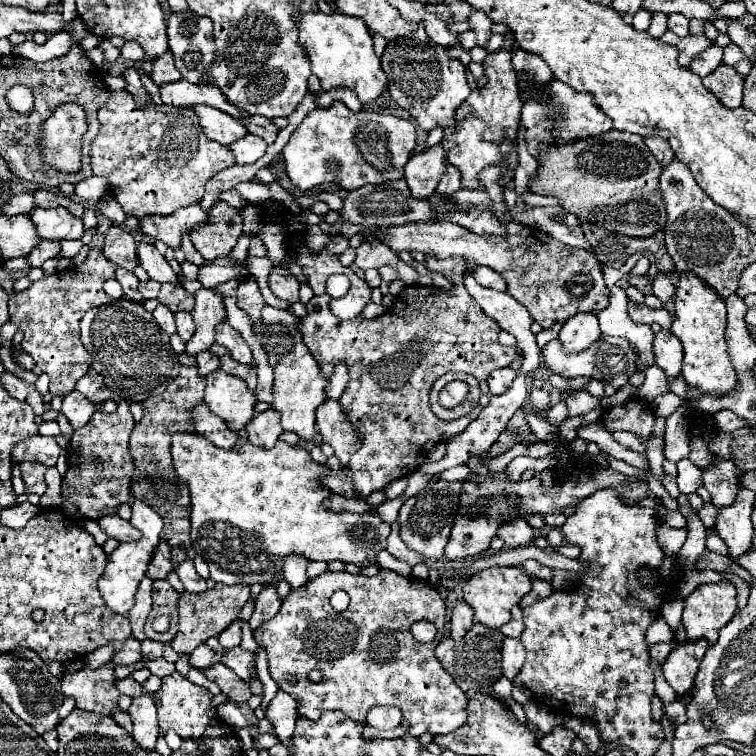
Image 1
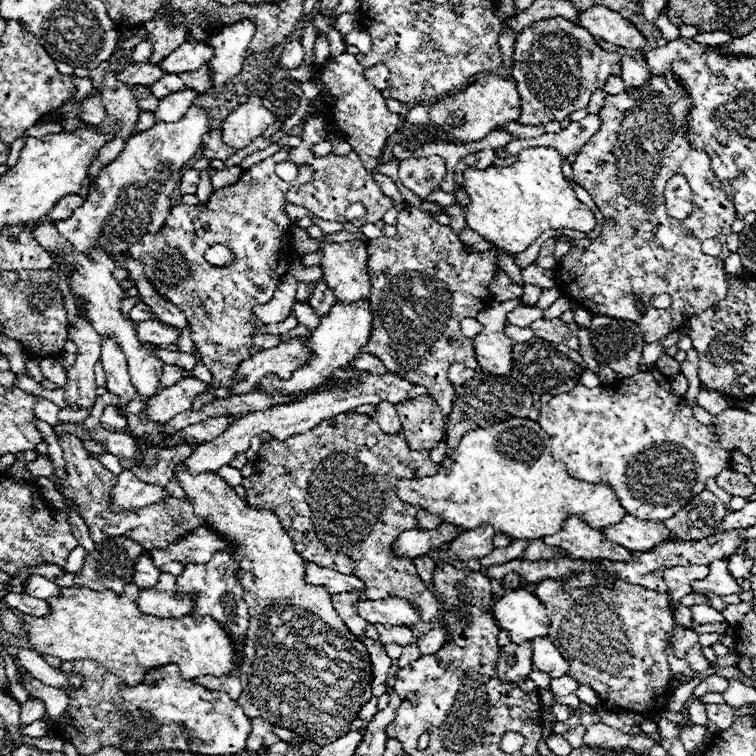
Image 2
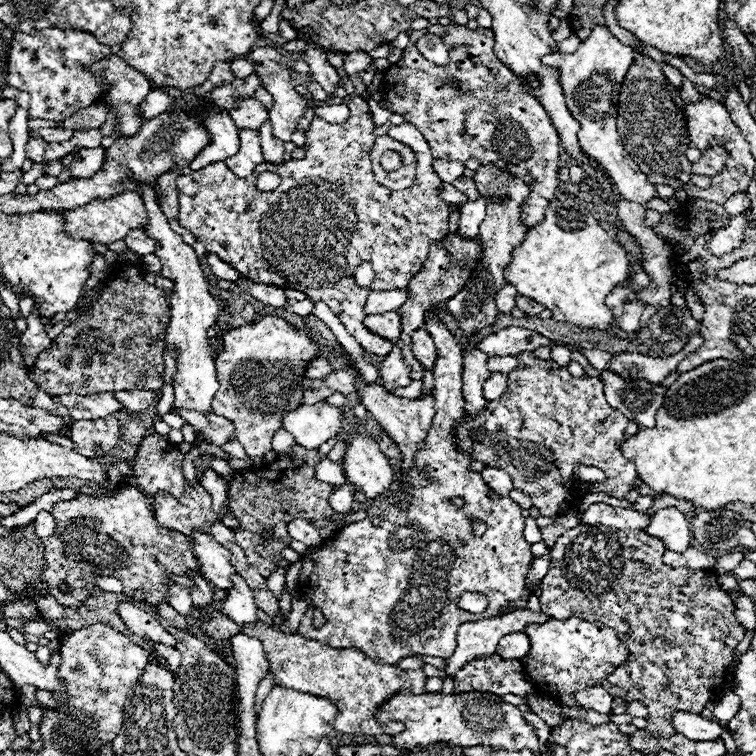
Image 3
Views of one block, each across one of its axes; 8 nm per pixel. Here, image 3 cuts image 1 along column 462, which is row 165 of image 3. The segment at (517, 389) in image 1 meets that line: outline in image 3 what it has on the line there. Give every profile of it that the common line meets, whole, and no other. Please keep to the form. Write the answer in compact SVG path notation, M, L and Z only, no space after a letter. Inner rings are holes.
M436 158L432 162L432 168L438 174L438 178L442 178L448 184L452 184L464 172L464 164L462 162L448 162L448 160L440 160L440 158Z

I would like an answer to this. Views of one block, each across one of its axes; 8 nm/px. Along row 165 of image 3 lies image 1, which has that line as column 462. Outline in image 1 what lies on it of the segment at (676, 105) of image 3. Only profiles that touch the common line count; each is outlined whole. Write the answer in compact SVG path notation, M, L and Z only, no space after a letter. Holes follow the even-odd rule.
M474 624L468 634L462 640L454 638L442 638L436 646L434 654L442 662L444 670L454 678L454 682L466 692L466 690L486 690L490 688L498 678L502 678L500 668L500 652L502 652L504 634L500 630L492 630L484 624Z

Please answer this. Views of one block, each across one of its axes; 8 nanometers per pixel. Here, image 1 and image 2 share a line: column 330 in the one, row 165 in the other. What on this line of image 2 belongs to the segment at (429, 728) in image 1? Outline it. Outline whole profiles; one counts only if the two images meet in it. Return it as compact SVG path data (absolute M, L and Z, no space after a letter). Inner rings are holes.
M672 72L664 76L650 76L642 88L624 90L620 94L608 94L604 108L600 110L602 128L582 146L580 156L572 164L572 178L592 196L594 204L604 216L602 232L592 240L590 246L578 248L572 246L570 252L562 258L558 272L558 290L570 302L586 308L590 314L604 314L612 318L632 320L640 326L646 344L658 342L674 330L680 330L690 316L704 312L726 296L726 274L724 260L728 258L726 238L732 234L732 224L736 220L734 204L720 190L720 180L710 168L710 158L706 152L692 148L688 140L688 112L692 98L678 84ZM596 160L606 160L604 168L596 166ZM670 176L686 176L692 188L692 214L684 220L676 220L666 214L664 206L664 186ZM708 238L718 238L722 242L722 252L718 258L702 252L702 242ZM634 292L642 292L642 300L636 300ZM668 294L672 298L670 308L658 310L650 304L652 296ZM638 304L644 306L644 314L638 310Z

